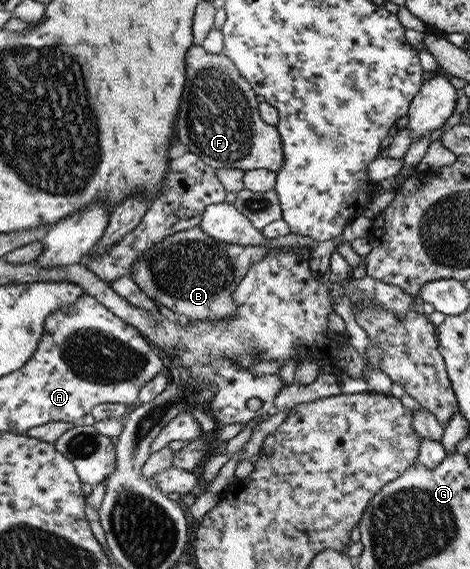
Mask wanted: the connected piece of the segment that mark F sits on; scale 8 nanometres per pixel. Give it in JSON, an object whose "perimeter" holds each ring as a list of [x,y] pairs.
{"perimeter":[[[200,45],[187,49],[187,83],[179,109],[177,133],[179,141],[189,147],[209,167],[215,169],[239,168],[244,172],[266,169],[277,173],[283,166],[283,145],[275,126],[265,123],[260,116],[259,101],[250,83],[240,74],[236,65],[225,55],[210,54]]]}

